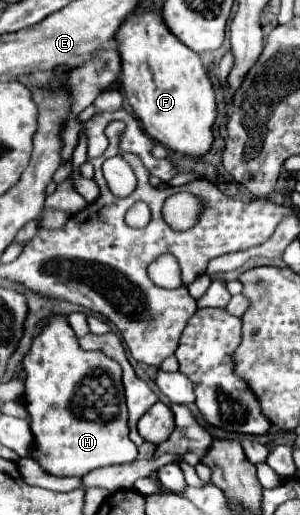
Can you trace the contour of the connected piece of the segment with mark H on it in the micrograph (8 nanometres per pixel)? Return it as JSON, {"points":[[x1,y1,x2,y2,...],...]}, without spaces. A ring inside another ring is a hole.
{"points":[[51,316,49,326,45,326,41,336,33,340,29,354,23,358,23,368,27,370,25,406,33,432,31,458,37,460,37,464,45,472,55,476,85,476,95,468,125,464,137,458,137,446,129,440,127,406,119,364,103,356,103,352,81,350,77,344,77,336,75,332,71,332,65,316]]}

